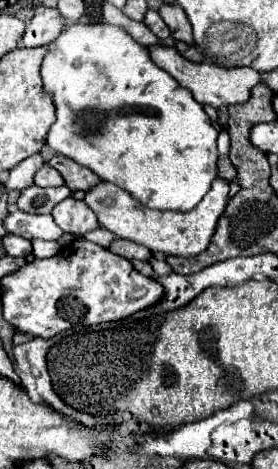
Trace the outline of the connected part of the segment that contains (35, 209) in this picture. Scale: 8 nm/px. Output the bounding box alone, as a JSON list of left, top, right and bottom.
[18,186,72,214]

